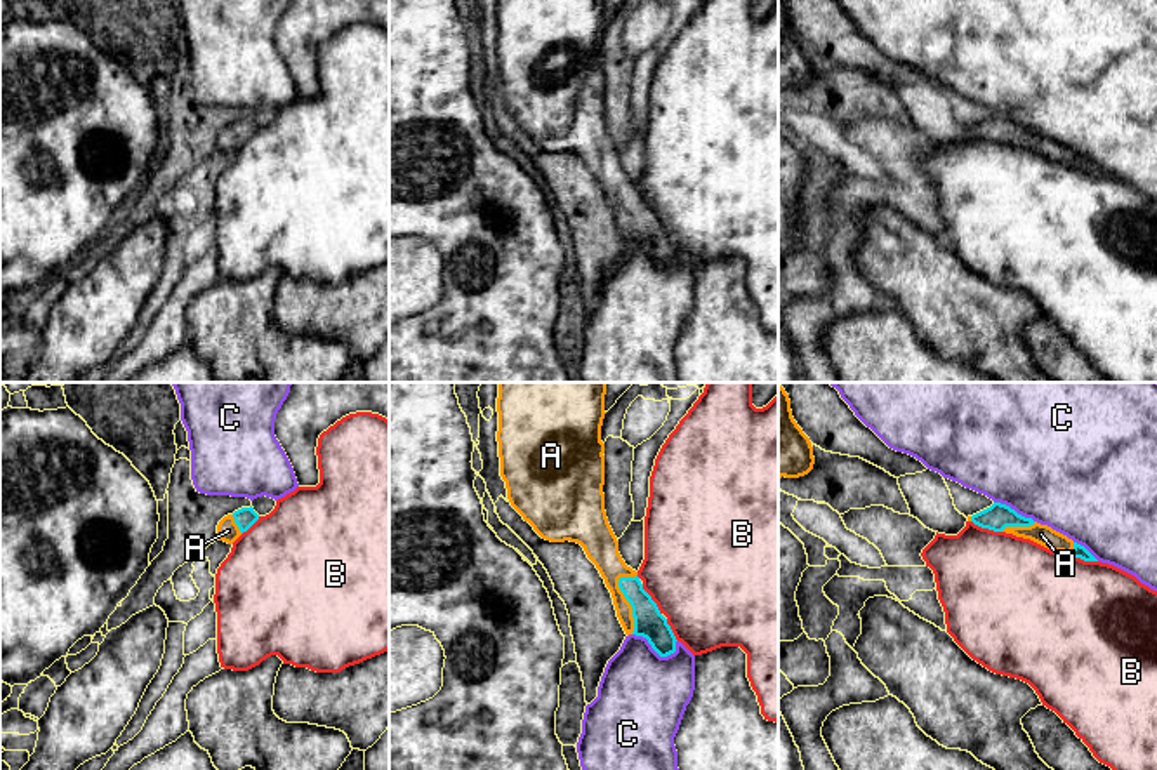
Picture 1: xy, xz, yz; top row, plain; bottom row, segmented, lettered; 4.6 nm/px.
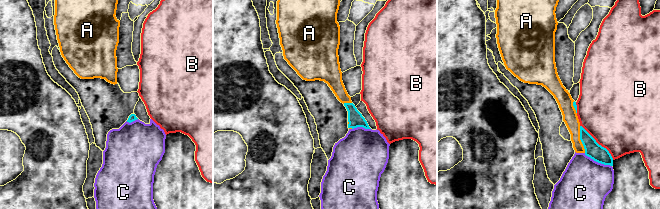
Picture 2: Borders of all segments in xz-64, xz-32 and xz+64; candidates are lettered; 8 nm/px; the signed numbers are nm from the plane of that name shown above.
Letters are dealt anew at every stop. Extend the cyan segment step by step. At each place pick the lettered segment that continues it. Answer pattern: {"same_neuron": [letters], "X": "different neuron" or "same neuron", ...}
{"same_neuron": ["A"], "A": "same neuron", "B": "different neuron", "C": "different neuron"}

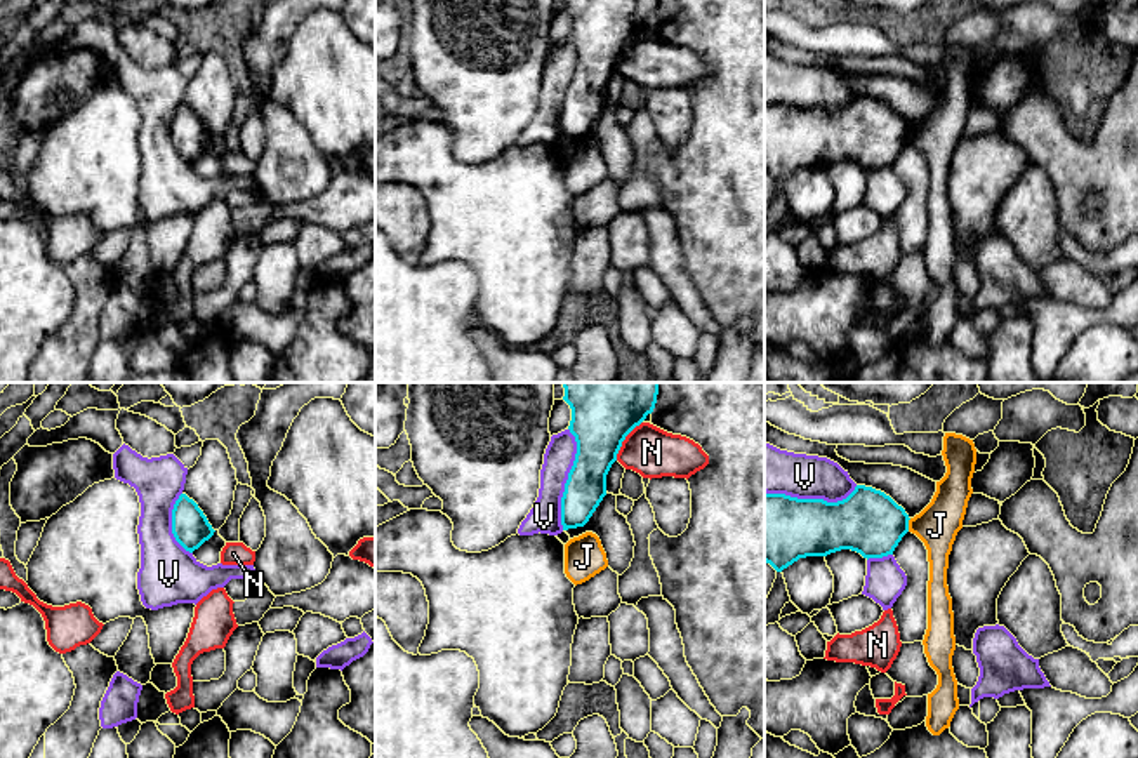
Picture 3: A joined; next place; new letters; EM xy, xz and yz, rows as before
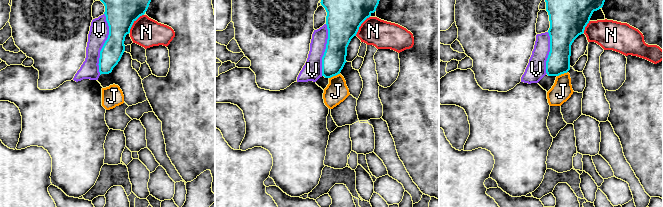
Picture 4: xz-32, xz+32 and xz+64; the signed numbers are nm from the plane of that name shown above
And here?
{"same_neuron": [], "J": "different neuron", "N": "different neuron", "V": "different neuron"}

